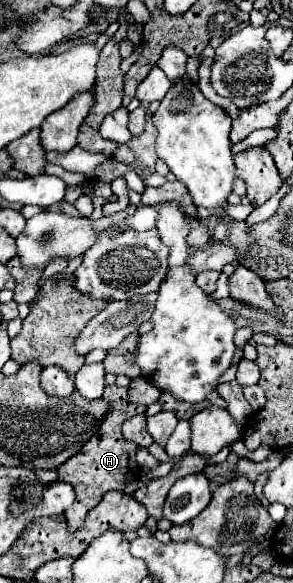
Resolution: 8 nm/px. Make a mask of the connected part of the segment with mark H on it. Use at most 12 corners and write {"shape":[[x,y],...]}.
{"shape":[[105,386],[111,410],[57,480],[75,488],[69,532],[107,490],[123,492],[137,444],[123,440],[125,418],[145,406],[127,388]]}

